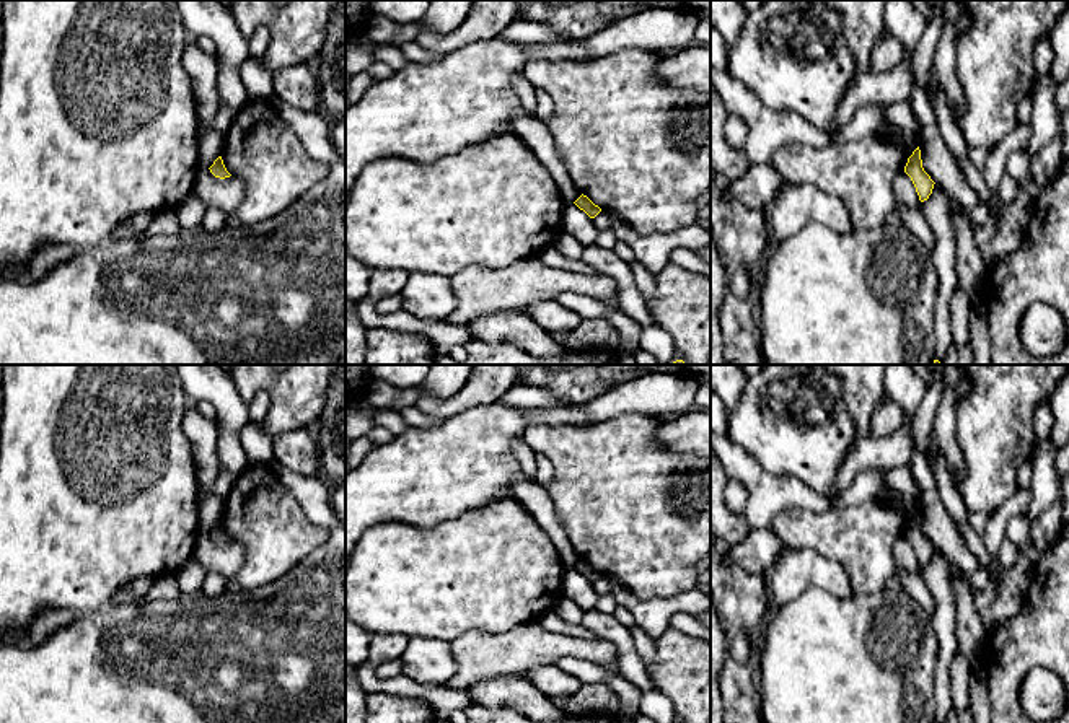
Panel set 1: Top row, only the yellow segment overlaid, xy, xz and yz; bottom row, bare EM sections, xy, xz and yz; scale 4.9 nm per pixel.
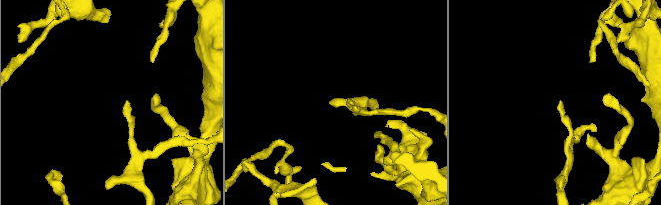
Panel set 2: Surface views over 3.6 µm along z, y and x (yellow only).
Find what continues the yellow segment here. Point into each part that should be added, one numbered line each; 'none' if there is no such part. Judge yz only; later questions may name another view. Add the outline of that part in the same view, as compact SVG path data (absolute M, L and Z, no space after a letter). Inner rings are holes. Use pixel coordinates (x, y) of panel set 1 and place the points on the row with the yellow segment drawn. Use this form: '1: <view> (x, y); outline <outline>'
1: yz (903, 188); outline M904 171L896 174L893 181L893 192L900 204L904 204L911 208L917 208L921 204L916 187L911 177Z

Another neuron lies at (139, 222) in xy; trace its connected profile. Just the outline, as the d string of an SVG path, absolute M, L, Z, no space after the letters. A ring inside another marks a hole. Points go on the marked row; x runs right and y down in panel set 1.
M139 212L124 218L119 225L124 228L130 228L139 236L143 236L153 217L155 212Z

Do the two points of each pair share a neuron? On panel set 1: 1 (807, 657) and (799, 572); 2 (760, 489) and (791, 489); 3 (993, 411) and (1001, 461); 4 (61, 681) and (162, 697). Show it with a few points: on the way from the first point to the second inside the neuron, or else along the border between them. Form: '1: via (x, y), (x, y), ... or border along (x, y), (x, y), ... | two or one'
1: border along (838, 596), (809, 587), (778, 608) | two
2: via (768, 489), (783, 489) | one
3: via (993, 424), (993, 448) | one
4: via (85, 697), (137, 697) | one

